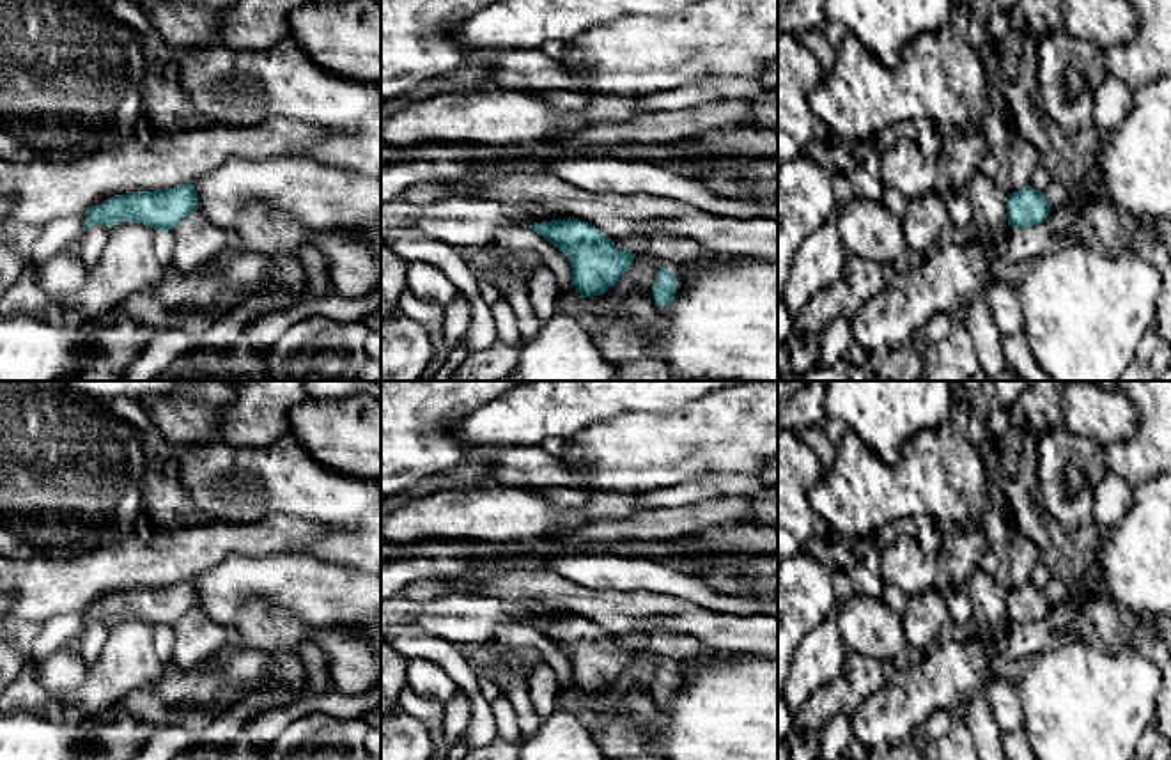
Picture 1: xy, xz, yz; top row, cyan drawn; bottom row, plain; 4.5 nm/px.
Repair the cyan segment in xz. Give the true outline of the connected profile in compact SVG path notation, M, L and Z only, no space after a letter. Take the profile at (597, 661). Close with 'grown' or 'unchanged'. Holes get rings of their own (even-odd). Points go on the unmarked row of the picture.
M578 615L533 620L530 625L567 652L572 682L581 694L604 691L636 654L636 650L620 648L604 629Z; unchanged

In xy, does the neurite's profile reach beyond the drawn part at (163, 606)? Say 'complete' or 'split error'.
split error

